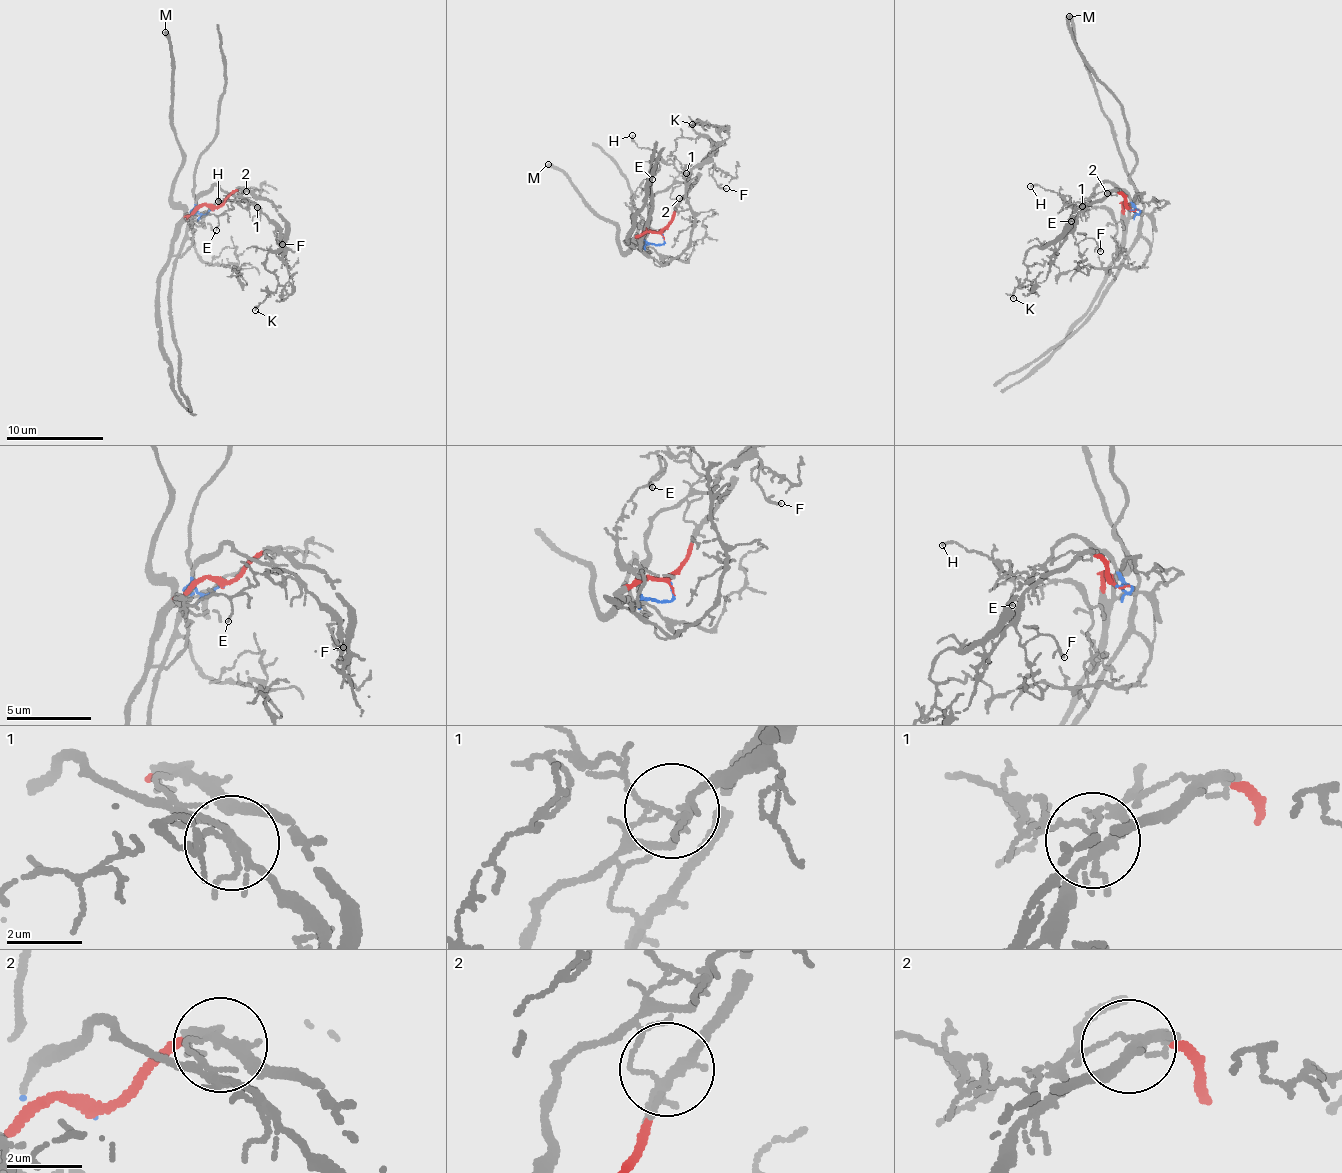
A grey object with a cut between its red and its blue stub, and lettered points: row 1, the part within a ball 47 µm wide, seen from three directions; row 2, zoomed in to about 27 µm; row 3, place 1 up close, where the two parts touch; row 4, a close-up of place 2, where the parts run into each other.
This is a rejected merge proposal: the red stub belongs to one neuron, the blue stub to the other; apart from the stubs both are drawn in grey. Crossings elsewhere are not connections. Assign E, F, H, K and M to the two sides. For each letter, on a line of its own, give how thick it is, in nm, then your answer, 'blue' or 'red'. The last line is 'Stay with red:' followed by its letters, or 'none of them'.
E: calibre 100 nm; red
F: calibre 90 nm; blue
H: calibre 130 nm; red
K: calibre 130 nm; red
M: calibre 280 nm; red
Stay with red: E, H, K, M

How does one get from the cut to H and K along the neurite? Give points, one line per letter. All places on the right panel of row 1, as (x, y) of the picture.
H: (1131, 210), (1125, 203), (1124, 251), (1115, 238), (1115, 217), (1106, 209), (1084, 209), (1051, 190), (1031, 187)
K: (1131, 210), (1114, 191), (1080, 205), (1062, 234), (1043, 247), (1028, 250), (1026, 281), (1015, 288), (1014, 299)

